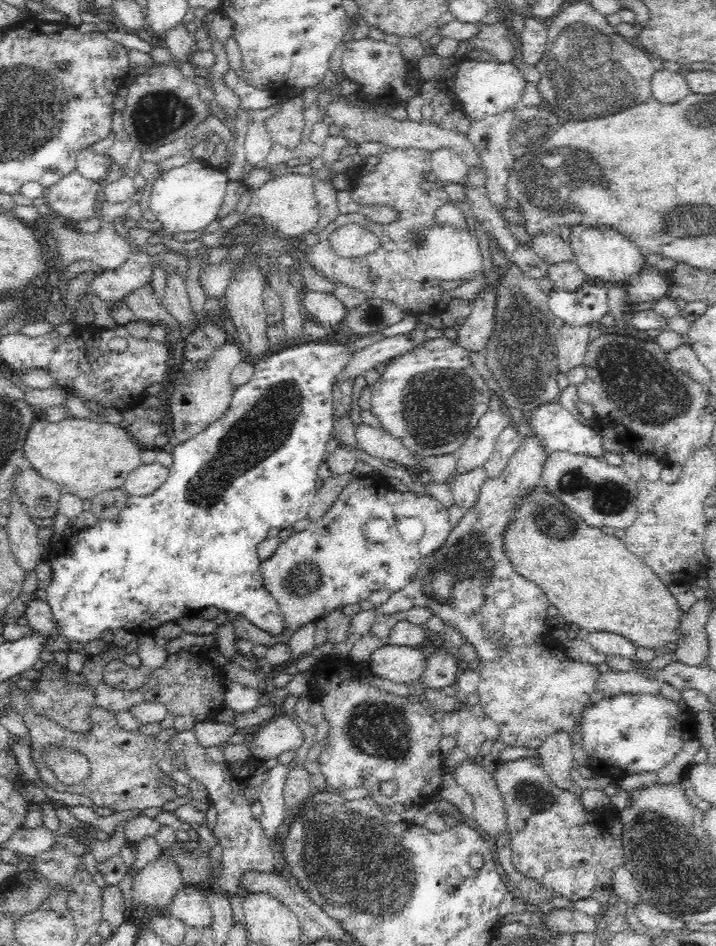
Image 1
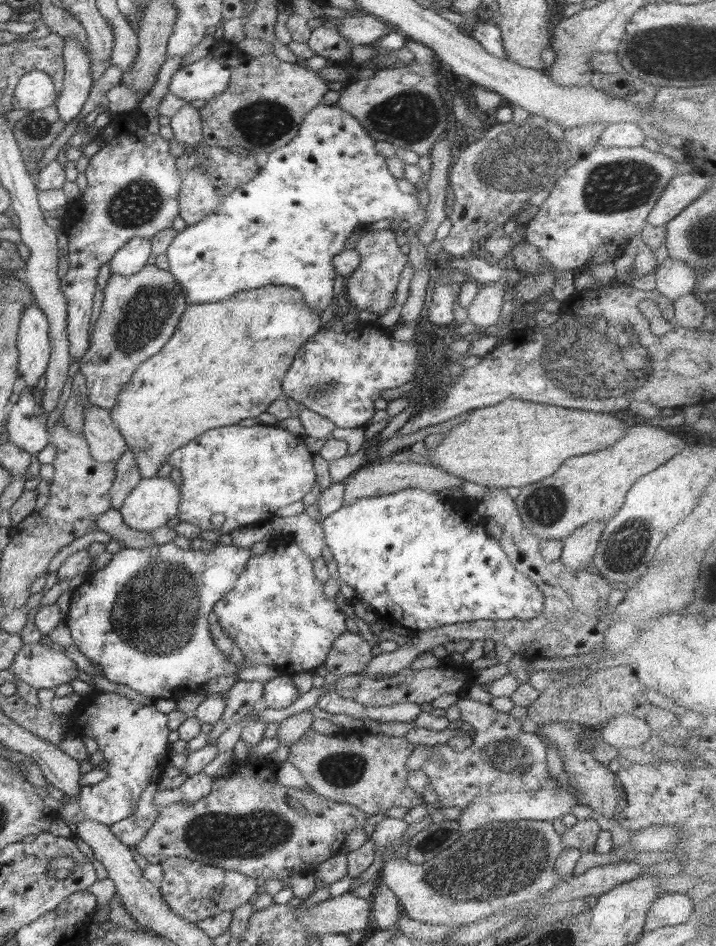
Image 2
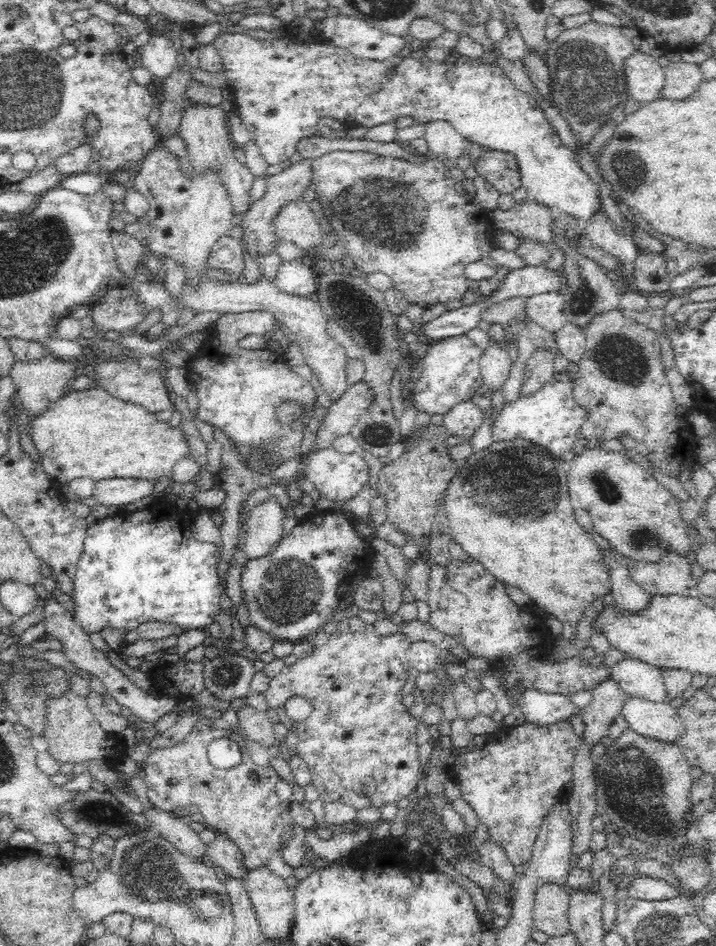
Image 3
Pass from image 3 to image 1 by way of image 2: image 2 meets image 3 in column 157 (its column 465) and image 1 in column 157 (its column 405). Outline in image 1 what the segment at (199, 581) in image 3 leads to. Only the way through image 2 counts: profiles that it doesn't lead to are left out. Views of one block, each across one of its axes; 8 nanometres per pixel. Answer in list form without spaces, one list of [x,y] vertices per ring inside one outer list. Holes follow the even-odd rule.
[[[314,340],[298,341],[281,352],[272,353],[266,359],[258,360],[250,381],[234,388],[226,414],[222,418],[218,418],[214,425],[211,425],[207,430],[174,448],[173,463],[168,467],[168,478],[158,490],[145,496],[129,496],[116,520],[98,519],[94,526],[79,529],[54,544],[49,555],[52,582],[45,590],[47,603],[51,606],[52,614],[58,621],[59,626],[59,631],[52,636],[52,639],[68,638],[68,642],[75,640],[84,644],[91,640],[100,639],[100,634],[104,630],[112,630],[113,632],[118,628],[142,634],[148,630],[154,630],[166,622],[174,622],[182,617],[195,616],[208,606],[215,606],[226,613],[241,615],[250,624],[256,625],[272,635],[283,631],[285,626],[279,602],[266,590],[262,581],[260,564],[263,560],[258,557],[257,548],[262,540],[268,538],[268,531],[272,528],[282,530],[287,526],[293,527],[298,520],[308,516],[317,491],[315,480],[318,475],[316,475],[316,470],[320,468],[319,464],[325,462],[324,454],[327,453],[325,451],[327,442],[330,438],[335,437],[333,384],[336,382],[336,376],[346,368],[346,364],[356,354],[356,352],[349,354],[348,346],[326,343],[322,340],[314,342]]]

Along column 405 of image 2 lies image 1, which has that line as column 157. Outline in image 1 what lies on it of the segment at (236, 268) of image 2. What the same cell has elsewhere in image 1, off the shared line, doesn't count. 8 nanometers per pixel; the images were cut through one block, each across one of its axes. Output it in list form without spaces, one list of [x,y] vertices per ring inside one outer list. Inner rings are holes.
[[[191,160],[180,167],[174,167],[163,173],[153,182],[150,190],[151,211],[156,216],[157,229],[162,229],[169,234],[196,232],[205,229],[218,216],[228,182],[227,171],[221,170],[219,167],[215,168],[209,161]]]

